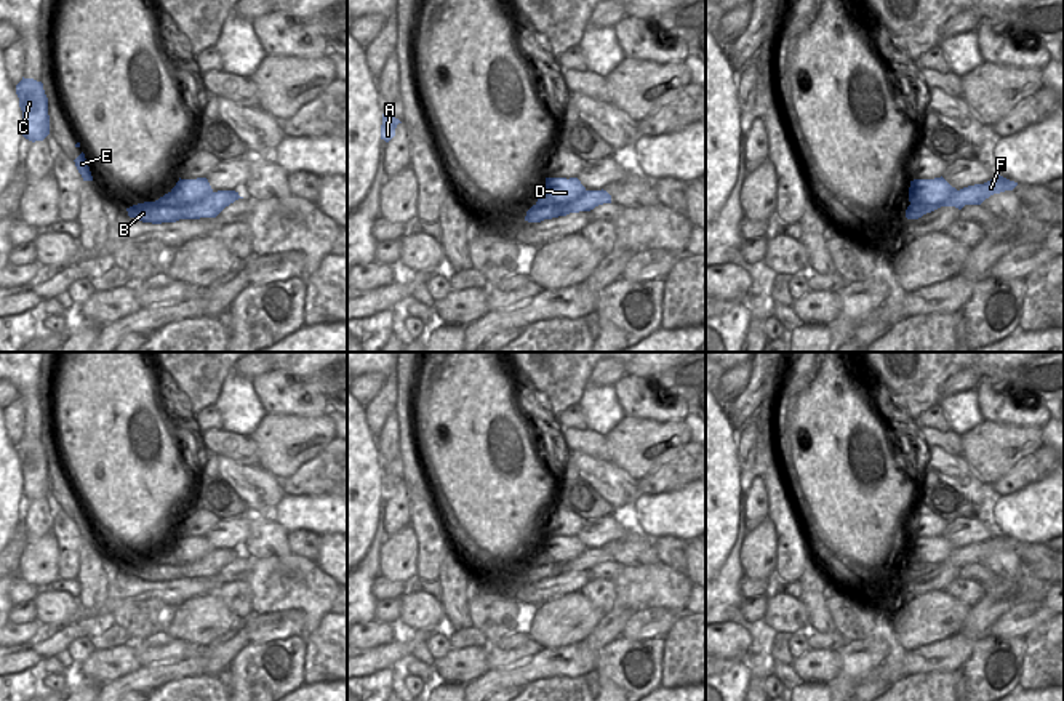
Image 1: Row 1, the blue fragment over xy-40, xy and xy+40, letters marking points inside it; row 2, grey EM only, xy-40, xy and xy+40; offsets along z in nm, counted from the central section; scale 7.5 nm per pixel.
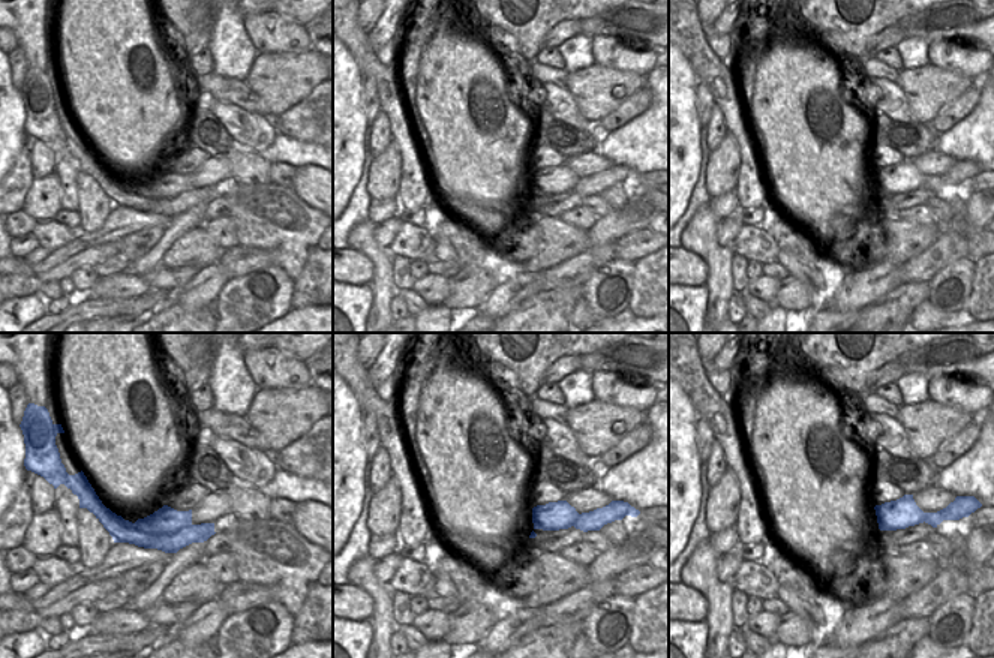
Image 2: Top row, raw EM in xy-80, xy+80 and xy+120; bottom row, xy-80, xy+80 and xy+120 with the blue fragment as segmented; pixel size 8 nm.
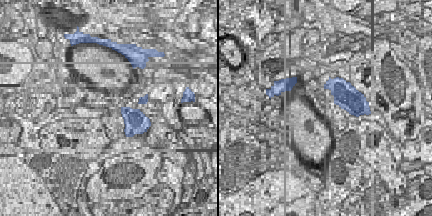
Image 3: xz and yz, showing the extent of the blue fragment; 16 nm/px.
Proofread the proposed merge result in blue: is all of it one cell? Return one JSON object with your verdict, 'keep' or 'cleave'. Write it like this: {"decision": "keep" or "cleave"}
{"decision": "cleave"}

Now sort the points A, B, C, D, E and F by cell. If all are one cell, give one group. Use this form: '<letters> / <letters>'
A C D E / B F

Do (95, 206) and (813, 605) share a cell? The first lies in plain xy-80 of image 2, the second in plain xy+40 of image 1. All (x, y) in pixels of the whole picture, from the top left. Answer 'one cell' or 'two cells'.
one cell

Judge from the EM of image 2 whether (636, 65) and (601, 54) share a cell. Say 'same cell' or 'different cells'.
same cell

